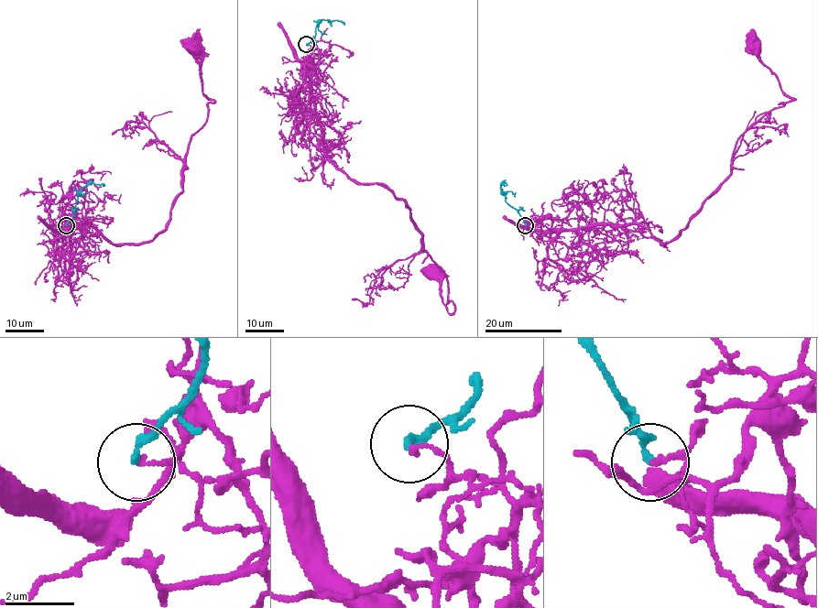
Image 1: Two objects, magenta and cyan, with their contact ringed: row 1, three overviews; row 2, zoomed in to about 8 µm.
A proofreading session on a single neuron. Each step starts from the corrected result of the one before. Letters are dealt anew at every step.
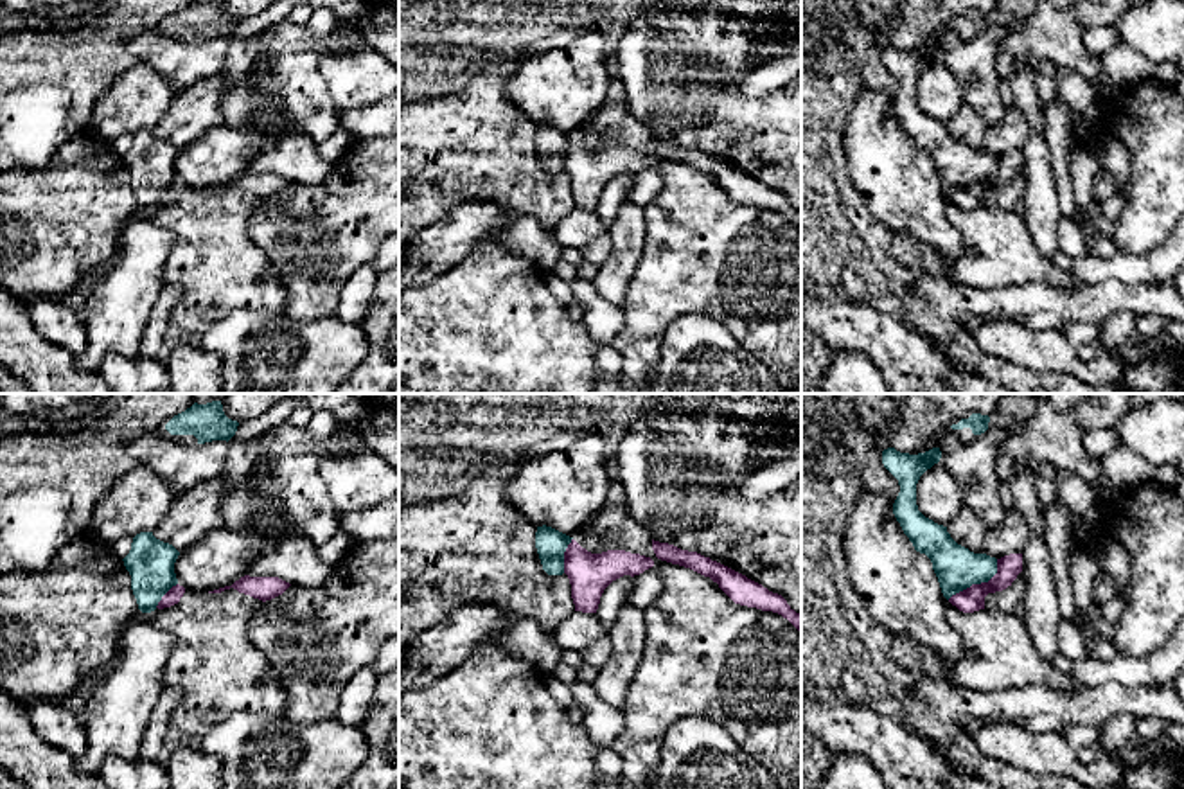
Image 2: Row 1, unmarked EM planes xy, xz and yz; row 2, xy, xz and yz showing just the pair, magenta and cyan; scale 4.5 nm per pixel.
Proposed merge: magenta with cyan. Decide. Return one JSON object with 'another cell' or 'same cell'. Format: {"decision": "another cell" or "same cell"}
{"decision": "another cell"}

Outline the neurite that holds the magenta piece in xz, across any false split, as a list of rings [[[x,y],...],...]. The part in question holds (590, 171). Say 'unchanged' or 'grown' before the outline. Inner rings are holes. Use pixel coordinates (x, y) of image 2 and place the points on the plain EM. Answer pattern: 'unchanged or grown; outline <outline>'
unchanged; outline [[[575,137],[564,149],[564,171],[571,182],[575,208],[596,210],[604,187],[623,173],[640,173],[652,165],[650,155],[625,147],[591,151]]]

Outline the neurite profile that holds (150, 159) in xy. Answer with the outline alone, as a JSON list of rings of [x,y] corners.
[[[140,129],[133,135],[129,151],[122,156],[131,173],[131,187],[142,210],[156,207],[162,194],[178,182],[174,160],[180,149],[153,133]]]

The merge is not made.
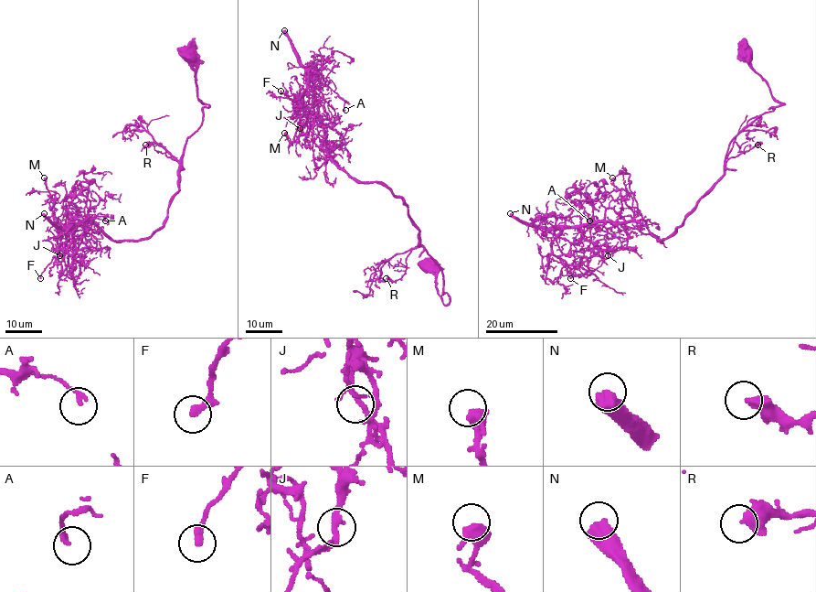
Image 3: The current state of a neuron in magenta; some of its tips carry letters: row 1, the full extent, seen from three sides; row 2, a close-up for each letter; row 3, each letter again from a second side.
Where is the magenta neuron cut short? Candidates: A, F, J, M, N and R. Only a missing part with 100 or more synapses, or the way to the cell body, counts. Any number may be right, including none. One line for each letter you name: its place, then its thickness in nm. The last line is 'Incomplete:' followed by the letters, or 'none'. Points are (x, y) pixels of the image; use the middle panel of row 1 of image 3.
N: at (284, 30); 650 nm thick
Incomplete: N

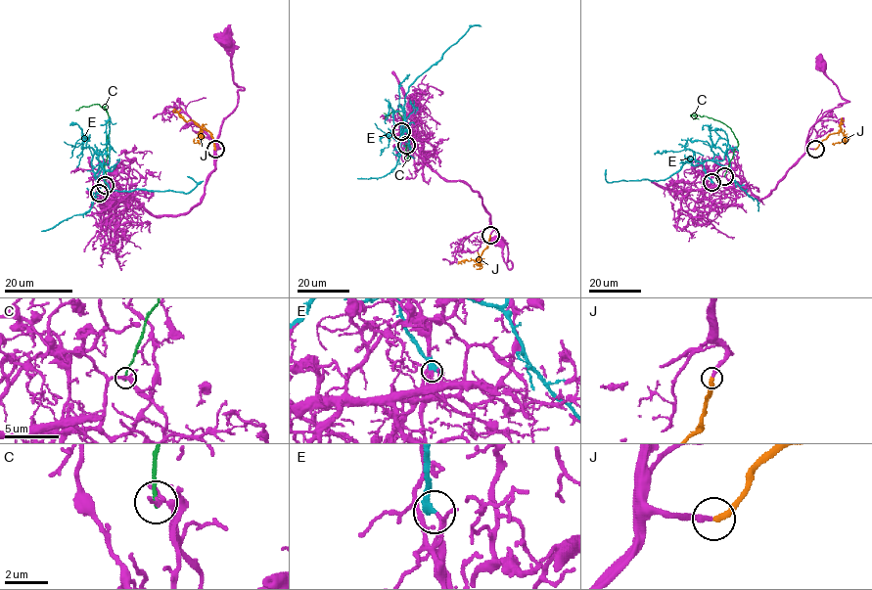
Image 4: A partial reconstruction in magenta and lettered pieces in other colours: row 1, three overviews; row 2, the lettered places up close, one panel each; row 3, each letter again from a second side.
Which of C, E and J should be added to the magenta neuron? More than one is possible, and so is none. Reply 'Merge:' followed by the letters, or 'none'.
Merge: J

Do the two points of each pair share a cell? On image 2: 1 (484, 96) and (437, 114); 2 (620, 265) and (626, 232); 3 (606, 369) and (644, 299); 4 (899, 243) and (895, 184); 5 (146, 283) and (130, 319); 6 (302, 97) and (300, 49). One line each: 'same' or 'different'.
1: same
2: same
3: different
4: different
5: same
6: same

